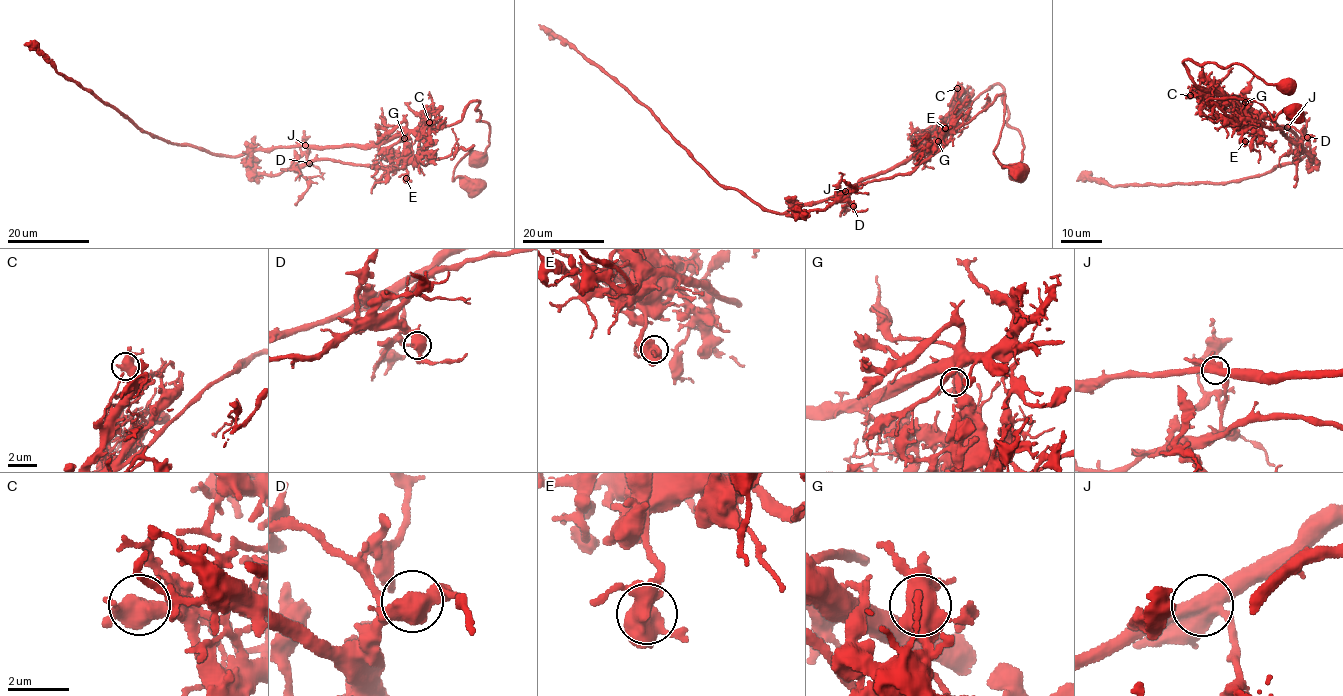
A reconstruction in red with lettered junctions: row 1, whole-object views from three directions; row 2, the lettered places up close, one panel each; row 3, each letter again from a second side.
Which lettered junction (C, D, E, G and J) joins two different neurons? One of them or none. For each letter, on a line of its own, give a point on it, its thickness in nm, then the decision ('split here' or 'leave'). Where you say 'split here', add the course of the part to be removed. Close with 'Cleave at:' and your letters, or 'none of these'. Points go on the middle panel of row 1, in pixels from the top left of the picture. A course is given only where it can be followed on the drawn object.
C: place (957, 88); calibre 480 nm; leave
D: place (853, 206); calibre 500 nm; leave
E: place (945, 128); calibre 550 nm; leave
G: place (938, 141); calibre 550 nm; leave
J: place (845, 191); calibre 500 nm; split here; course (844, 191), (793, 206), (781, 213), (764, 211), (736, 189), (723, 188), (631, 94), (539, 25)
Cleave at: J

